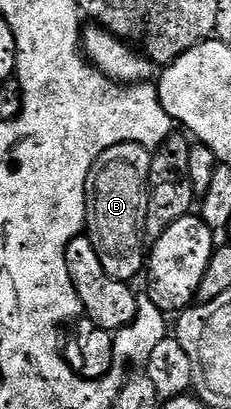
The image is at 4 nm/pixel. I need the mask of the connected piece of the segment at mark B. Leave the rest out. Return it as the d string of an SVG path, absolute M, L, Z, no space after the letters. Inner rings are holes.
M117 143L95 161L85 186L85 231L112 279L133 281L147 267L145 222L149 208L150 148L140 143Z

